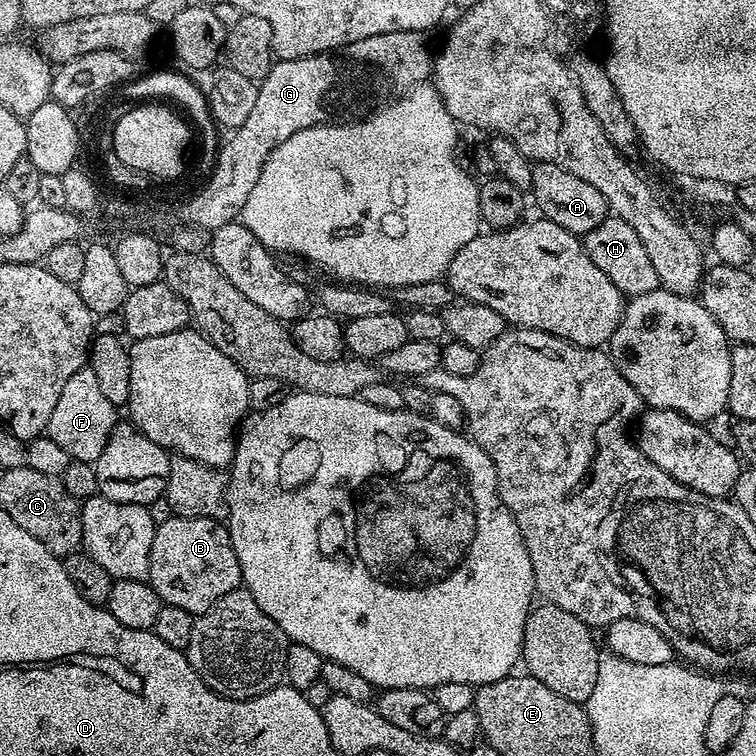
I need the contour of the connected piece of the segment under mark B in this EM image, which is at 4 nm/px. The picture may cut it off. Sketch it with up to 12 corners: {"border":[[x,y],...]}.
{"border":[[157,523],[151,584],[164,604],[208,612],[242,584],[228,529]]}

